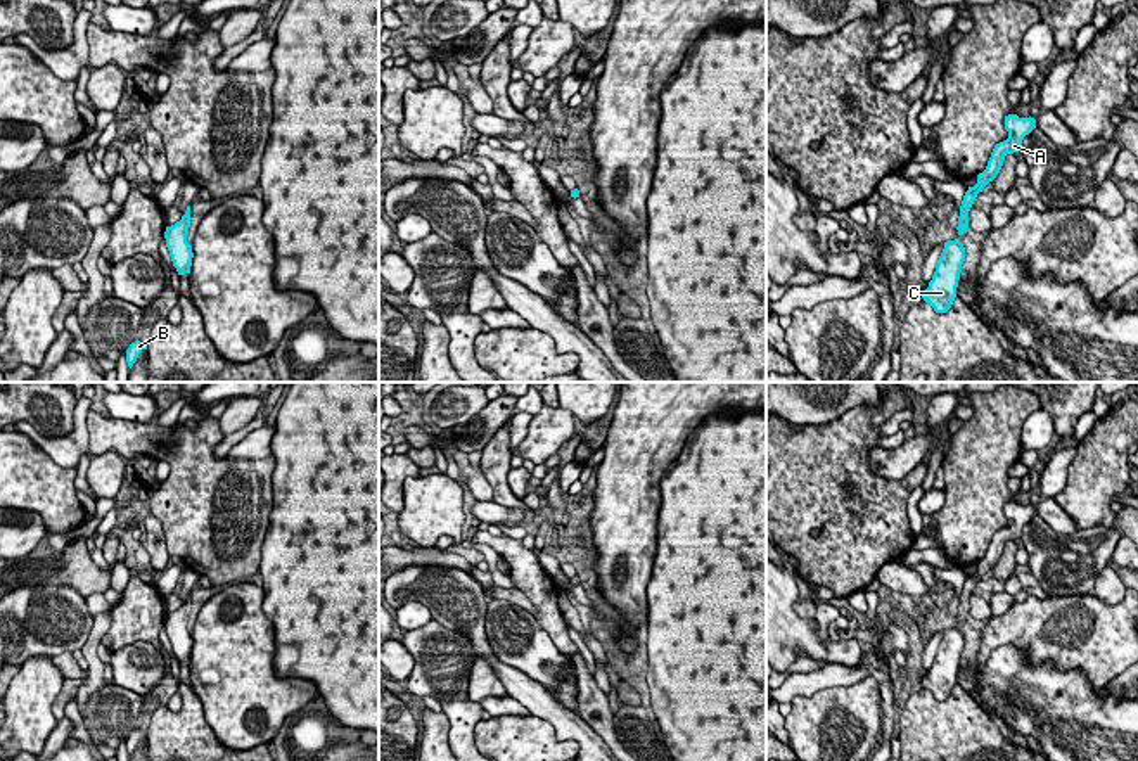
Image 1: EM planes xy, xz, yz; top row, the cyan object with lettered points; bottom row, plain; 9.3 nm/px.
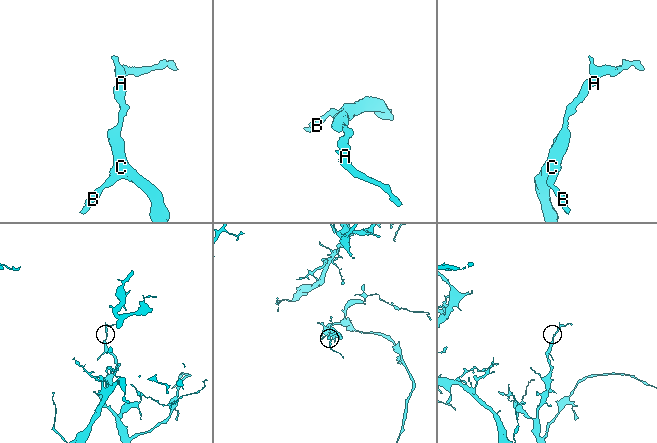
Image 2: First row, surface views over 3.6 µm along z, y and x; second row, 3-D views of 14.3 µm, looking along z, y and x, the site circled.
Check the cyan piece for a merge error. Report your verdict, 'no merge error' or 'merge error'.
no merge error

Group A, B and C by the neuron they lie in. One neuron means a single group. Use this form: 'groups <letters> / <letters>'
groups A B C

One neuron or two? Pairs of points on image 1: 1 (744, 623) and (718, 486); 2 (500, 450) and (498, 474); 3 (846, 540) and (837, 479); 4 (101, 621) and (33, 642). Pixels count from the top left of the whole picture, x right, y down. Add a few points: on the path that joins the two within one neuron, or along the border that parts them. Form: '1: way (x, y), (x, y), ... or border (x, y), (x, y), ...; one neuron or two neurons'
1: way (739, 588), (730, 521); one neuron
2: way (498, 455), (498, 469); one neuron
3: way (846, 524), (846, 502), (839, 495); one neuron
4: border (94, 618), (89, 637), (78, 649); two neurons

